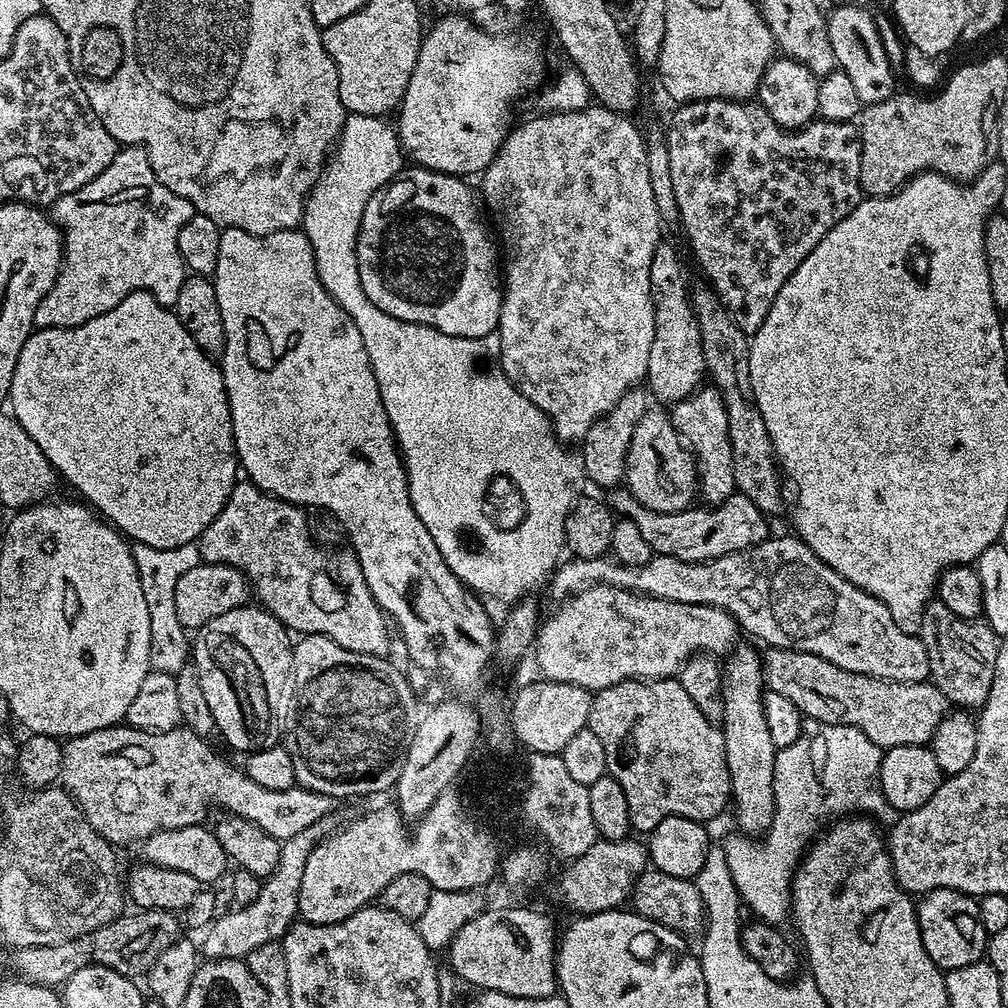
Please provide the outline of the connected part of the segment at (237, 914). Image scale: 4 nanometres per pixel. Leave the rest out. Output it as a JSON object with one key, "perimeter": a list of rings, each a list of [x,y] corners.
{"perimeter":[[[321,822],[314,826],[306,826],[306,830],[302,830],[302,834],[294,834],[294,838],[283,841],[280,844],[280,861],[278,866],[269,874],[261,883],[258,890],[258,898],[254,898],[254,902],[250,902],[250,906],[245,908],[236,908],[225,913],[224,916],[217,916],[211,924],[208,925],[204,936],[204,948],[202,944],[202,952],[208,960],[244,960],[250,954],[250,950],[256,950],[258,946],[263,944],[271,944],[279,941],[284,933],[288,931],[298,916],[300,907],[298,906],[298,885],[302,878],[302,870],[306,858],[310,858],[310,854],[316,848],[321,840],[329,835],[330,828],[327,823]]]}

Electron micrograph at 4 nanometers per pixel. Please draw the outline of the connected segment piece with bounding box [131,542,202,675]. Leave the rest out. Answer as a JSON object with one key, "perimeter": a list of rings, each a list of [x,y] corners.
{"perimeter":[[[134,542],[131,545],[132,557],[140,572],[142,590],[150,615],[150,660],[151,669],[175,675],[180,672],[190,656],[190,638],[187,629],[178,622],[175,606],[175,590],[178,580],[187,570],[197,567],[202,561],[197,543],[172,547],[170,550],[158,550],[145,543]]]}

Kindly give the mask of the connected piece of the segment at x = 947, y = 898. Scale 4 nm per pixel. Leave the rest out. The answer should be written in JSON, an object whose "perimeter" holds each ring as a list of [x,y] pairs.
{"perimeter":[[[939,888],[923,893],[916,904],[916,917],[922,946],[941,970],[970,966],[985,959],[990,937],[982,926],[979,903],[965,892]]]}

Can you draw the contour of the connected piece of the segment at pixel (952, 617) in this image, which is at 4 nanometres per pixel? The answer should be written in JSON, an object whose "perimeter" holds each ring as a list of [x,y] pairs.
{"perimeter":[[[939,602],[924,609],[923,627],[918,632],[930,658],[930,676],[938,690],[953,705],[964,710],[983,708],[994,682],[998,637],[996,631],[980,620],[963,620]]]}

